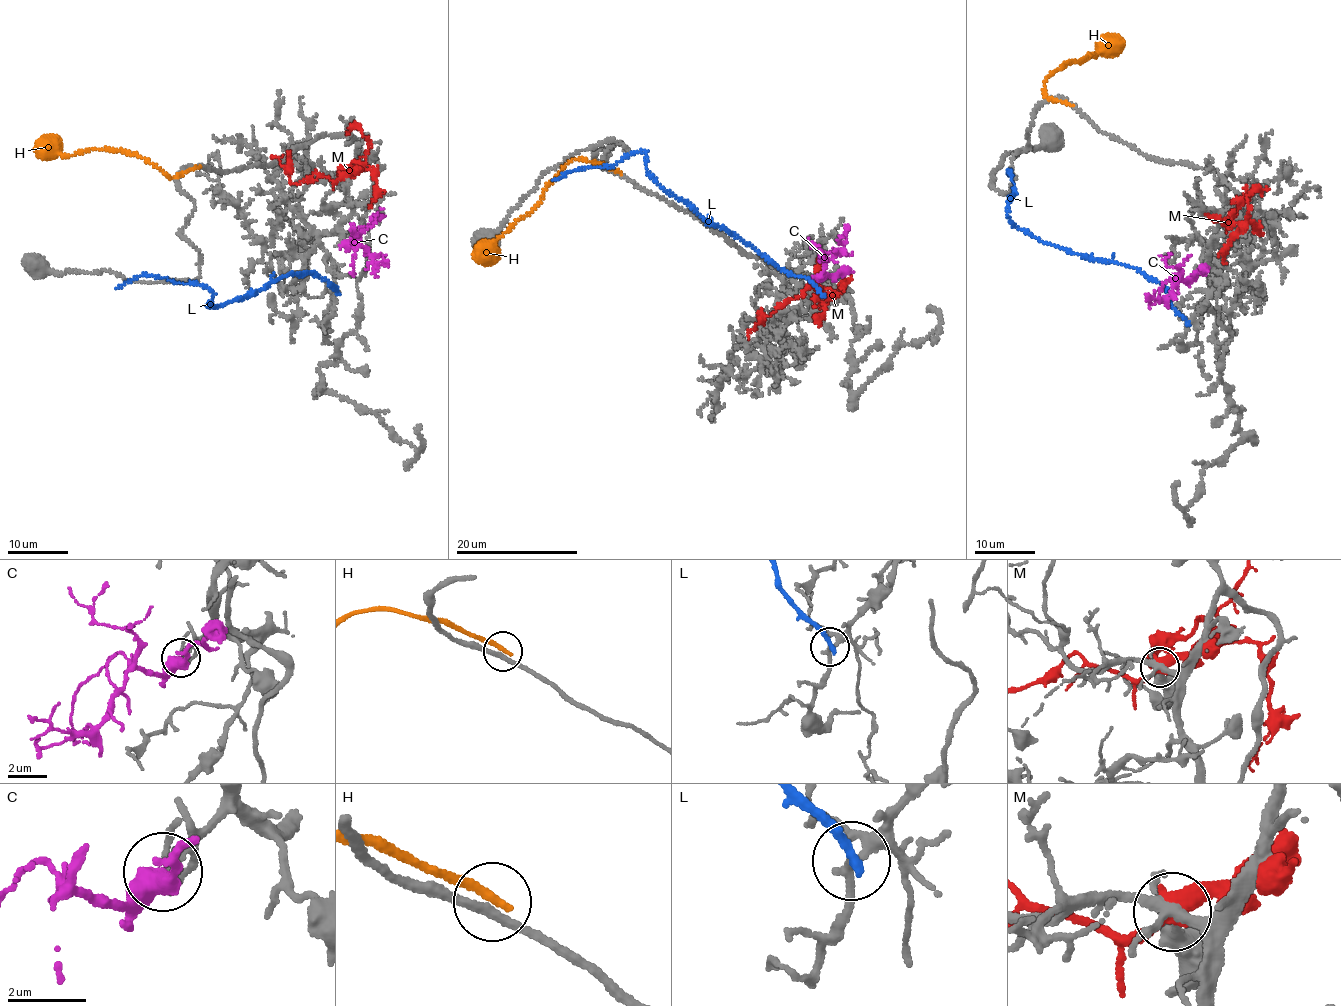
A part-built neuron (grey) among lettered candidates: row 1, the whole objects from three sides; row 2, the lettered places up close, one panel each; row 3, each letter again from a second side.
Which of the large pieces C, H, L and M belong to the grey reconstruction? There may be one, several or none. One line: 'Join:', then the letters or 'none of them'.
Join: C

